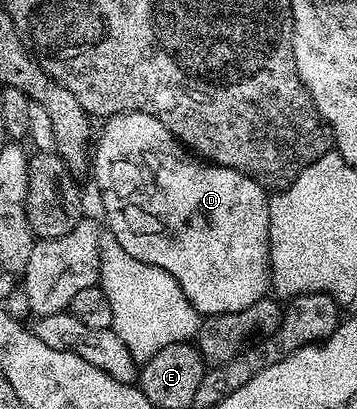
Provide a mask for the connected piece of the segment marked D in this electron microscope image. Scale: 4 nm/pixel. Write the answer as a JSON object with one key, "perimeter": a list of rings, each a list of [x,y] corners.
{"perimeter":[[[124,111],[118,115],[108,116],[104,123],[105,128],[102,129],[101,136],[98,139],[96,136],[95,139],[95,150],[91,155],[91,175],[97,178],[97,187],[101,190],[101,207],[105,210],[106,221],[109,222],[106,223],[107,230],[117,238],[119,245],[123,245],[123,249],[127,249],[127,253],[131,253],[131,257],[171,273],[171,277],[175,277],[175,281],[179,281],[179,289],[183,289],[187,301],[191,301],[193,308],[201,312],[202,316],[235,313],[239,309],[247,309],[247,305],[255,305],[255,301],[266,298],[271,287],[269,274],[270,196],[267,194],[266,188],[260,187],[254,179],[235,169],[210,165],[208,162],[202,161],[196,154],[186,150],[182,143],[166,129],[163,121],[159,121],[147,113]]]}

